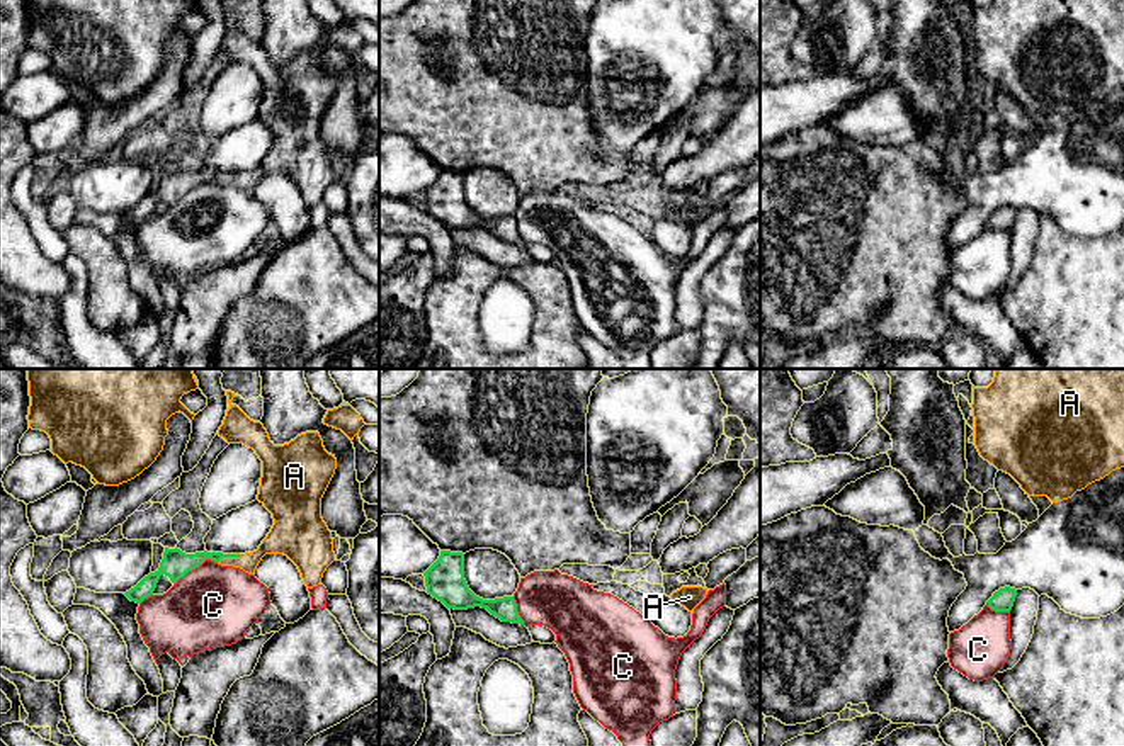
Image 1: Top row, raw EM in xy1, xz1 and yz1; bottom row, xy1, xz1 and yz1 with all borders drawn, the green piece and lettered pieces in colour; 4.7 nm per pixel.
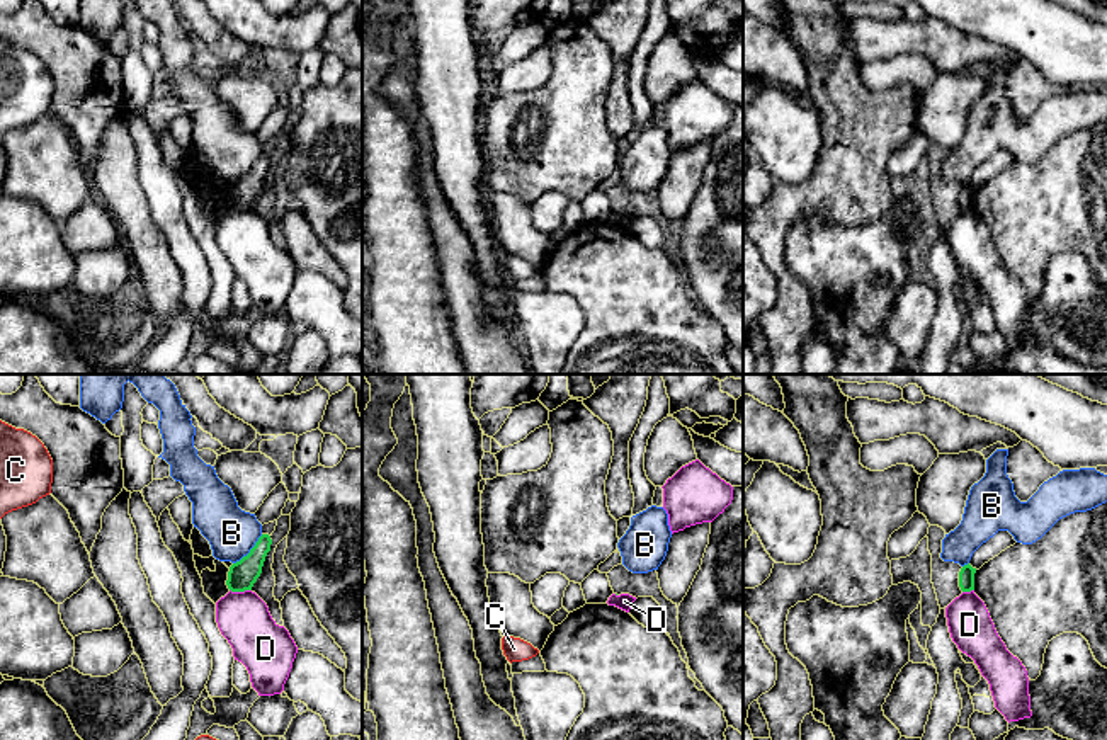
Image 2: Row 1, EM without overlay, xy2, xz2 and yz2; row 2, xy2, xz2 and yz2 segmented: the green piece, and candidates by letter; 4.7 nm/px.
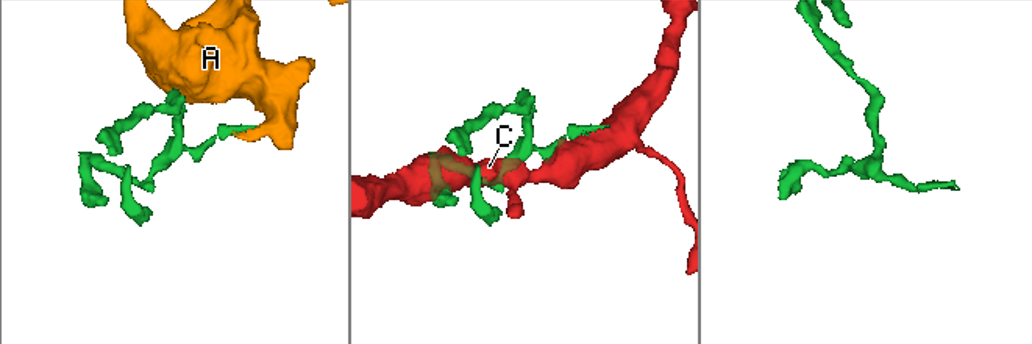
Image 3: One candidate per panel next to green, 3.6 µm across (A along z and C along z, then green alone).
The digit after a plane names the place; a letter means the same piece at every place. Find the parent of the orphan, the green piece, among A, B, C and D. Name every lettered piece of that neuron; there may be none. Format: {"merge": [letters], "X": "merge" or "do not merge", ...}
{"merge": ["A"], "A": "merge", "B": "do not merge", "C": "do not merge", "D": "do not merge"}

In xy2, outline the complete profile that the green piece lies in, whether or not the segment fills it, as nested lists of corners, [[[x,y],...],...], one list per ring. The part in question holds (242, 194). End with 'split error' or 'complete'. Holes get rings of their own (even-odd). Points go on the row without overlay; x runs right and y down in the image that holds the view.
[[[262,153],[250,172],[230,185],[226,204],[231,211],[252,209],[262,192],[270,163],[270,155]]]; complete

